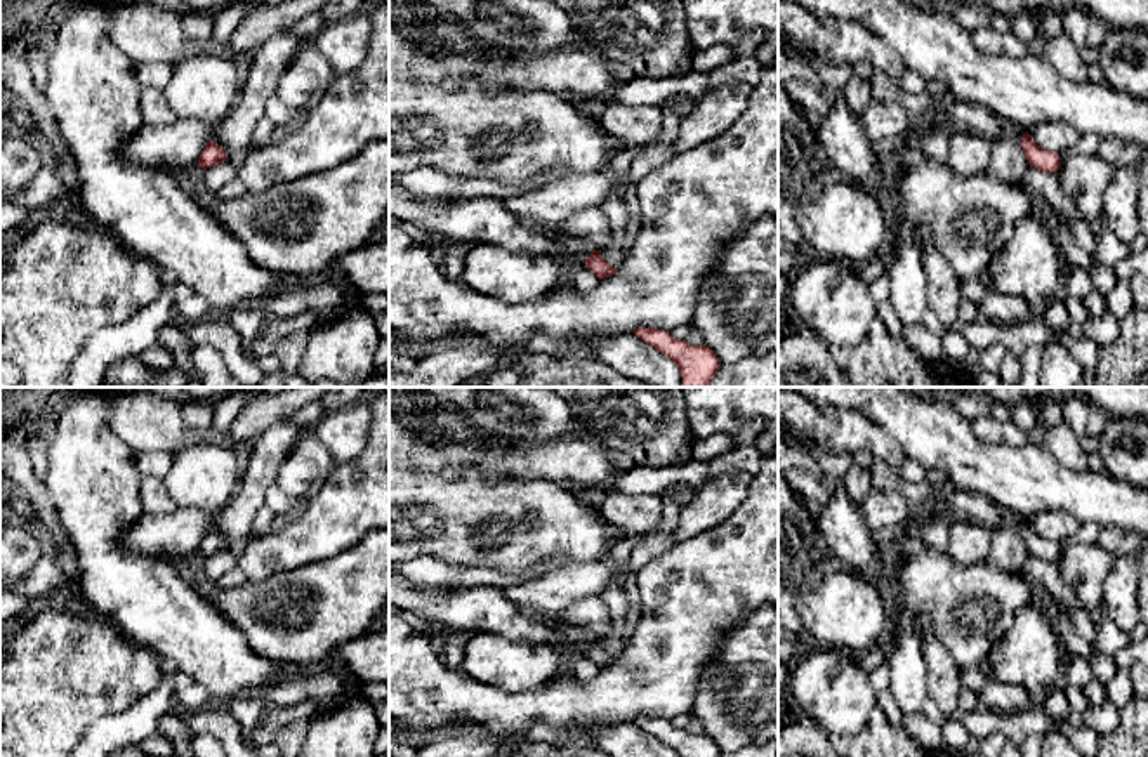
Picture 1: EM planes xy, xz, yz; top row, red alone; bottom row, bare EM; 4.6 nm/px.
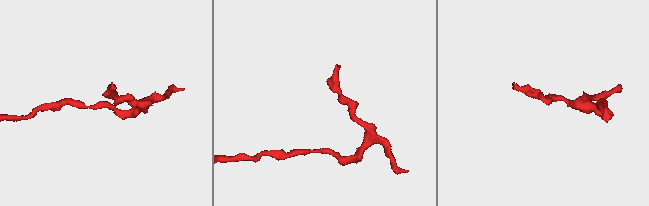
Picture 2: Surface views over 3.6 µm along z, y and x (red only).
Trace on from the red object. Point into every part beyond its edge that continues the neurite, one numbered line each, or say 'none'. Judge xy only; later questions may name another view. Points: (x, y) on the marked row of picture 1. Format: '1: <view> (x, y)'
none

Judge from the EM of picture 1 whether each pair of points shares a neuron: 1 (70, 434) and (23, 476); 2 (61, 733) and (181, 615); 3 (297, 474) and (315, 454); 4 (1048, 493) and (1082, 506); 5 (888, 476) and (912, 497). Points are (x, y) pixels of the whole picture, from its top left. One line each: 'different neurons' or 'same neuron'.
1: different neurons
2: different neurons
3: same neuron
4: same neuron
5: same neuron

